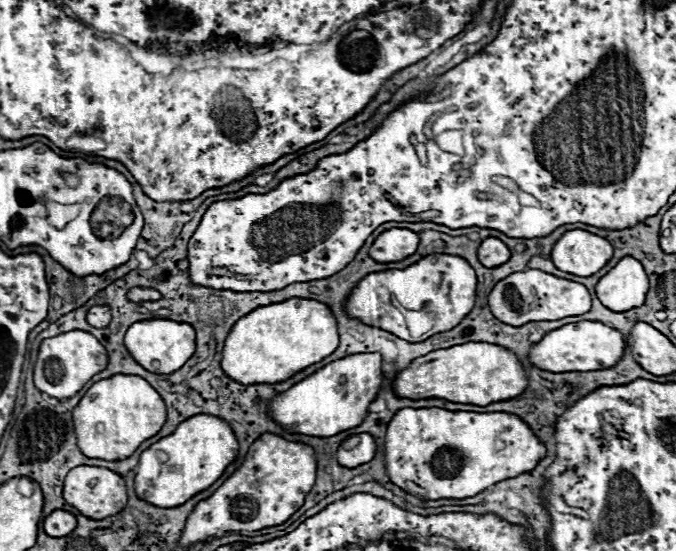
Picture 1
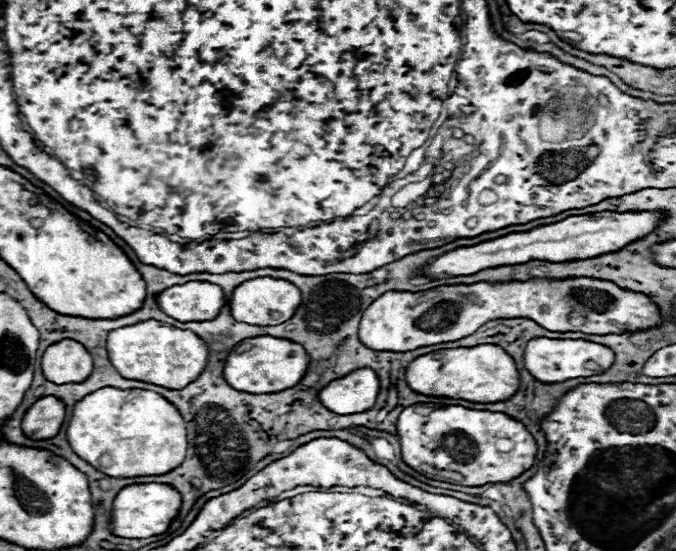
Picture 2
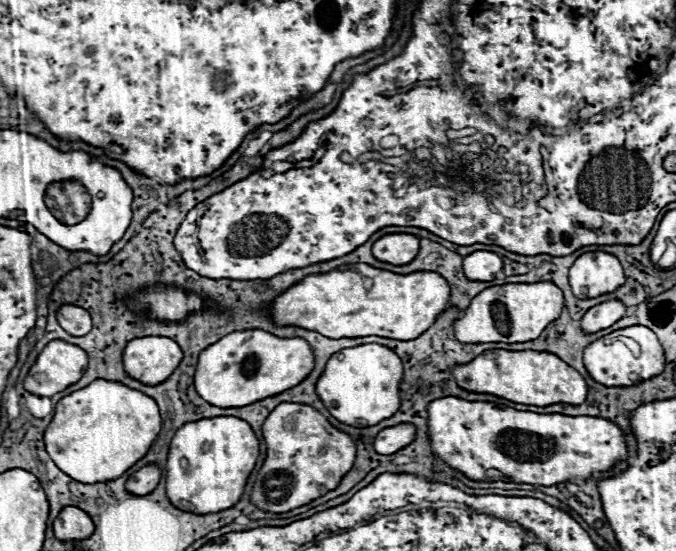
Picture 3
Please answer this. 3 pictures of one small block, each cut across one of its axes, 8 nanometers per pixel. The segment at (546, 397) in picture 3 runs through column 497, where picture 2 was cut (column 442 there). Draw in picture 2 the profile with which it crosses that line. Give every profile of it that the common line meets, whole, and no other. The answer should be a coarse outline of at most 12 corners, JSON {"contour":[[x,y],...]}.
{"contour":[[496,344],[438,350],[406,368],[418,394],[488,404],[520,388]]}

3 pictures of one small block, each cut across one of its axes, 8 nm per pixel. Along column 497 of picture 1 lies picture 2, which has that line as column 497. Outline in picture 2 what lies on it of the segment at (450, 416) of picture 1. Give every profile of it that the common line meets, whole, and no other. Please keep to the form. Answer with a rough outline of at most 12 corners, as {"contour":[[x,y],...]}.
{"contour":[[414,404],[402,460],[460,486],[508,484],[538,444],[502,412]]}

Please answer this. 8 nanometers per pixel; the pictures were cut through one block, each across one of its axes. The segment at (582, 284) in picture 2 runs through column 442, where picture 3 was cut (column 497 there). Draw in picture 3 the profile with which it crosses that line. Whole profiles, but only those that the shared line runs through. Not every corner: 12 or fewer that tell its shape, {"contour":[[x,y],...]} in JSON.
{"contour":[[554,282],[482,290],[454,324],[464,344],[528,342],[560,316]]}

